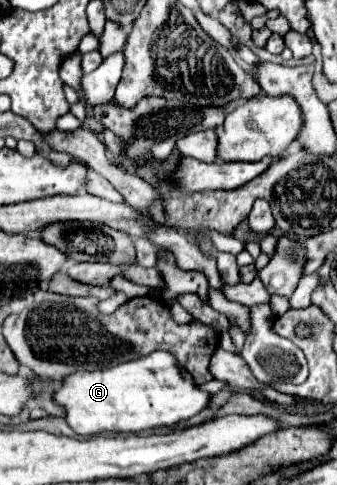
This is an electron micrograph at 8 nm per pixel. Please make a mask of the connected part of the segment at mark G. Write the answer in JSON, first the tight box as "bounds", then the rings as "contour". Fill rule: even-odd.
{"bounds":[52,350,208,436],"contour":[[[158,350],[106,370],[68,374],[52,394],[52,400],[64,410],[66,422],[76,434],[94,436],[104,430],[140,432],[154,426],[176,424],[204,410],[208,394],[194,384],[190,374],[186,374],[178,362],[174,362],[170,352]]]}

